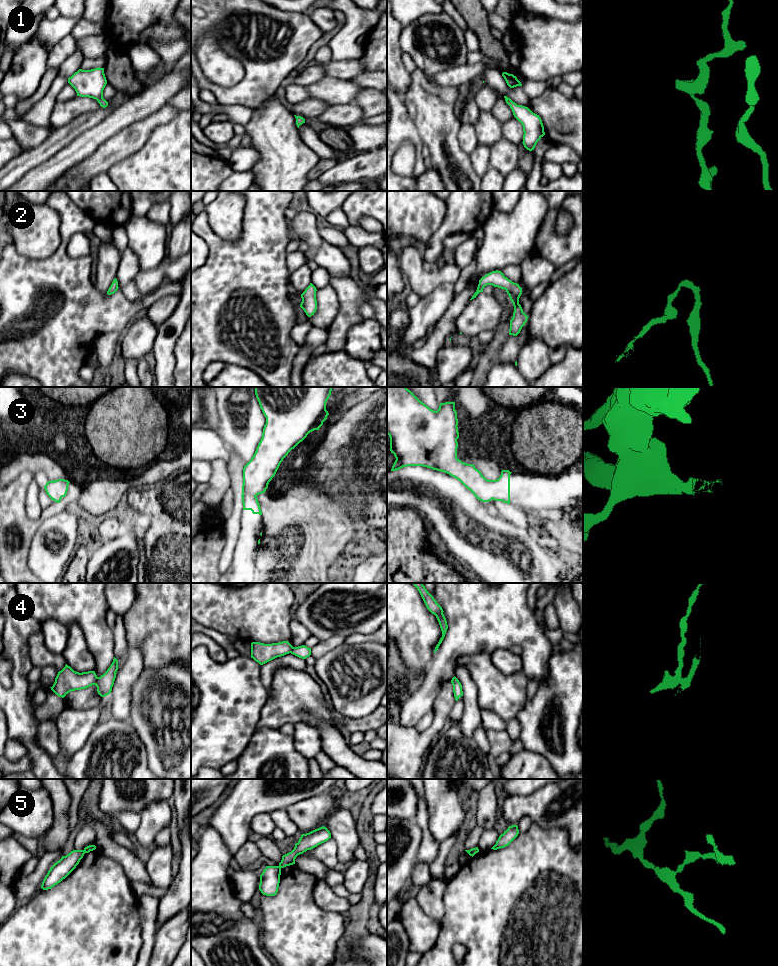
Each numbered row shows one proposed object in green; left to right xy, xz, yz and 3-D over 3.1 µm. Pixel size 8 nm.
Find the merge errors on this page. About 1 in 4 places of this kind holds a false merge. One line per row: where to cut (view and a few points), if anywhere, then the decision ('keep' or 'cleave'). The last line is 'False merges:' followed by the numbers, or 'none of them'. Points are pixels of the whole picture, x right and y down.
1: no cut | keep
2: no cut | keep
3: no cut | keep
4: xy (98, 677), (93, 684) | cleave
5: xy (83, 850), (84, 853) | cleave
False merges: 4, 5

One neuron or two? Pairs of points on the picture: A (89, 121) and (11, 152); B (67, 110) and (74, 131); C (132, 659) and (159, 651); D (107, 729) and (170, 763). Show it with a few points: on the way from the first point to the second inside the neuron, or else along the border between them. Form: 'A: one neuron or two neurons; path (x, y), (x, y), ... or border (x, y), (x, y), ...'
A: two neurons; border (22, 151), (10, 160)
B: two neurons; border (92, 111), (82, 113), (51, 131)
C: two neurons; border (129, 646), (135, 646), (141, 652), (145, 667)
D: two neurons; border (134, 728), (144, 745), (149, 768)

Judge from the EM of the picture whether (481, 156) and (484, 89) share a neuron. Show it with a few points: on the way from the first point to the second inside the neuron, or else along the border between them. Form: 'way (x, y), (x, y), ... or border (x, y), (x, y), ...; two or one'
way (484, 139), (484, 106); one

